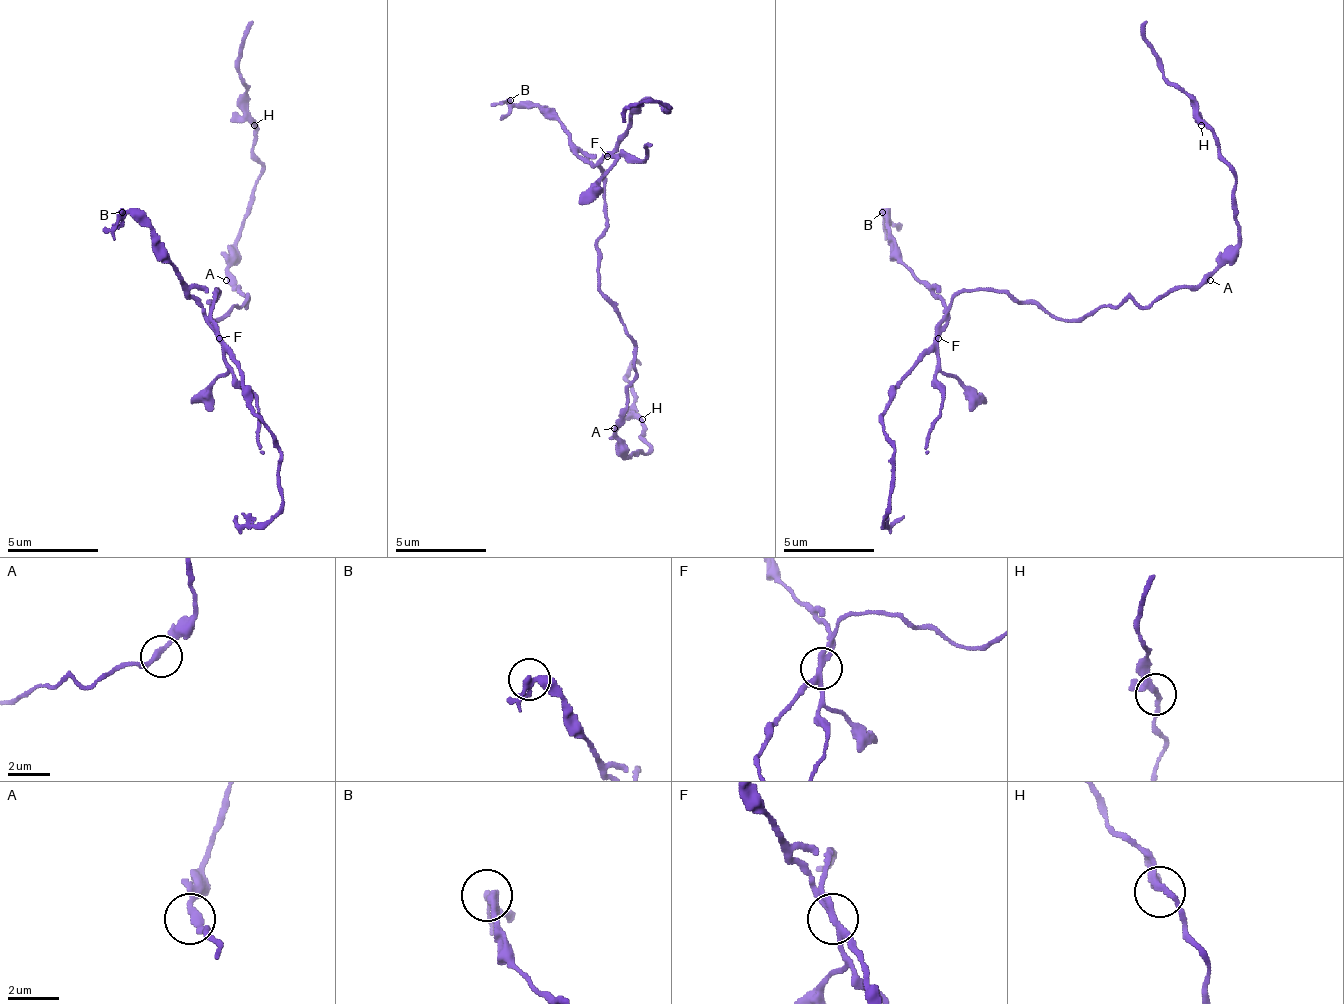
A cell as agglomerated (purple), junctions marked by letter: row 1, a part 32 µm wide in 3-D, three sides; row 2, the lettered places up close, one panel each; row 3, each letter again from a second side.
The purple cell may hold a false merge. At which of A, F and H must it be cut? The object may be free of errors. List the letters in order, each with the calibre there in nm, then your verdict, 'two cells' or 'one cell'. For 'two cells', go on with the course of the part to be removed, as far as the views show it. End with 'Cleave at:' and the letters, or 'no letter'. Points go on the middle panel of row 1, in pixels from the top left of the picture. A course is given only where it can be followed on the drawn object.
A: 280 nm | one cell
F: 240 nm | two cells | (605, 155), (628, 132), (646, 100), (669, 114), (669, 109), (655, 100), (628, 109), (624, 123)
H: 240 nm | one cell
Cleave at: F

